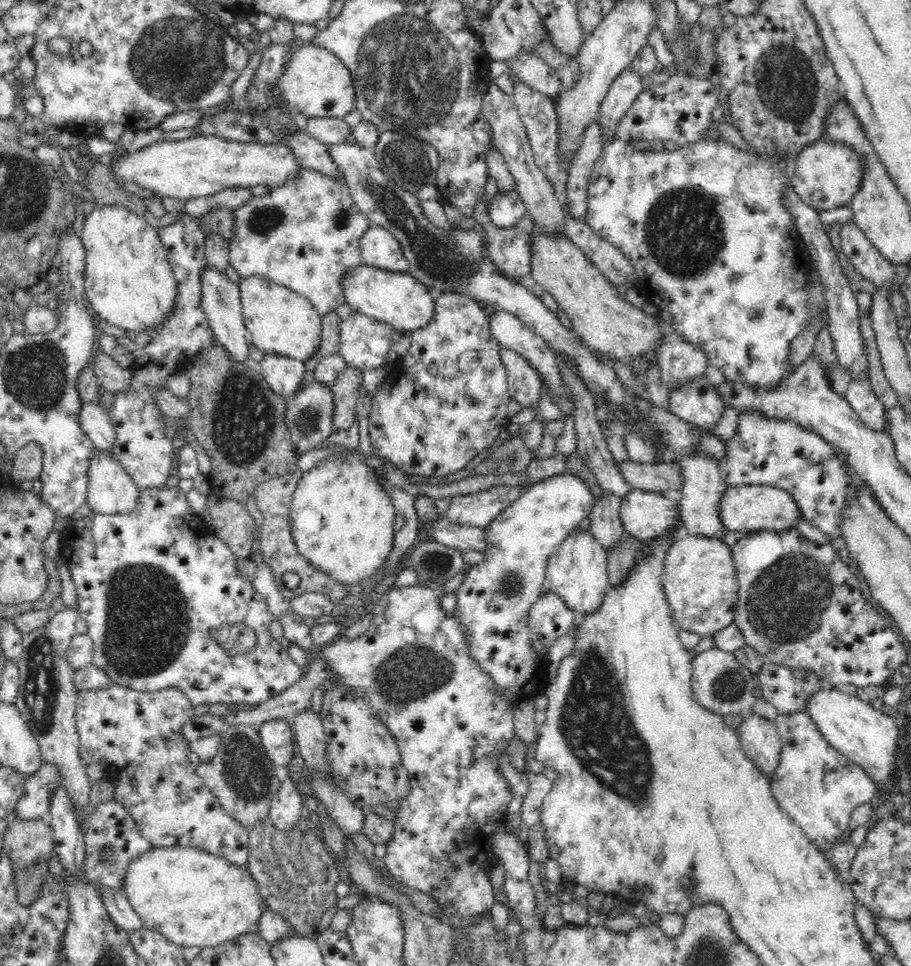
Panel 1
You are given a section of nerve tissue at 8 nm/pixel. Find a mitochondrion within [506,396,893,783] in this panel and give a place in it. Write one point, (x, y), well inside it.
(783, 602)

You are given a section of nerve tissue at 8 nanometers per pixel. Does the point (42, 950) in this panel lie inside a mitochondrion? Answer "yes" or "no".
no

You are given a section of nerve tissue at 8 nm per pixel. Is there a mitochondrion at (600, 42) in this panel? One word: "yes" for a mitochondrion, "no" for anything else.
no

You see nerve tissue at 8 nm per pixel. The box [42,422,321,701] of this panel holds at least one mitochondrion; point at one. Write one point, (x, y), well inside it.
(147, 629)

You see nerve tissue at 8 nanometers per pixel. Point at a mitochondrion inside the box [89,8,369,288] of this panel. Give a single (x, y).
(174, 59)

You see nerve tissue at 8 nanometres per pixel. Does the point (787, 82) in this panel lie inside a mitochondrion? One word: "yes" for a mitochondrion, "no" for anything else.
yes

